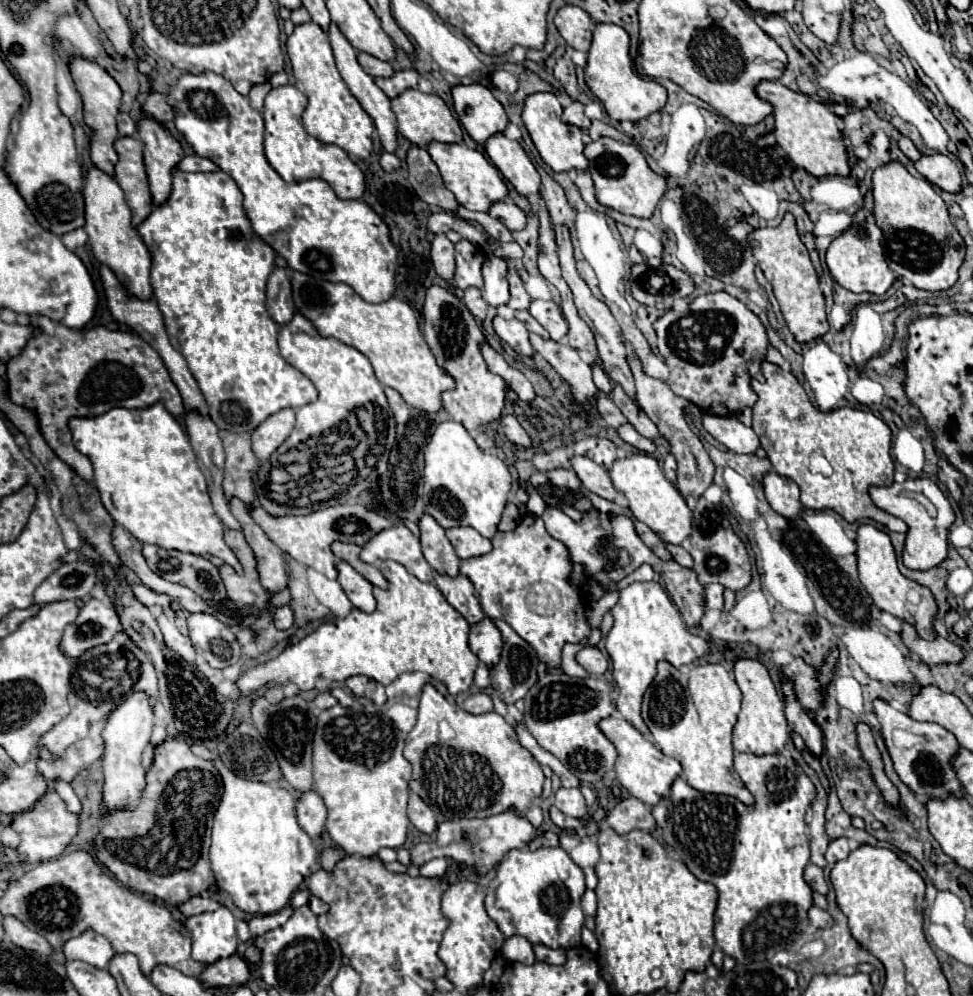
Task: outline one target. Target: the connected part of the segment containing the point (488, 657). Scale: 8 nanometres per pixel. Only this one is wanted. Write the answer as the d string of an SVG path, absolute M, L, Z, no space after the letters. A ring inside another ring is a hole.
M483 619L481 623L471 627L469 633L469 647L475 653L475 657L479 657L481 663L485 663L487 667L495 667L499 663L501 657L501 633L499 629L493 625L491 619Z

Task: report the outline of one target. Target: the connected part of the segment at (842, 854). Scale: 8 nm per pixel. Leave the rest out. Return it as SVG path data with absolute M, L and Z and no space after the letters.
M841 837L841 839L835 839L835 841L829 843L829 849L825 853L825 859L827 859L829 865L835 865L837 861L845 859L849 855L849 851L851 851L849 849L849 841L845 837Z

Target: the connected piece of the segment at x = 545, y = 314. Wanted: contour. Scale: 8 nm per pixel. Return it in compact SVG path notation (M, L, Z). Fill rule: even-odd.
M533 301L529 313L549 331L553 341L561 341L567 335L567 321L561 315L561 309L553 301Z

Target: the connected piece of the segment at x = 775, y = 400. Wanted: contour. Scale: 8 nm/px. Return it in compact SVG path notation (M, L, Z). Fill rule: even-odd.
M769 361L761 363L761 373L765 375L765 383L759 383L755 379L751 381L753 391L759 397L757 403L753 405L753 431L757 433L757 437L761 441L761 447L767 451L767 459L771 461L773 471L783 475L783 477L793 479L799 485L801 505L805 509L813 509L813 511L833 509L835 513L839 513L849 523L859 521L859 519L873 519L877 523L885 525L889 531L905 533L907 525L899 517L893 517L893 515L881 511L879 507L875 507L875 503L871 501L871 497L867 493L867 489L871 485L891 485L893 483L893 459L891 459L891 453L889 453L893 435L891 435L891 429L885 425L885 421L875 417L871 411L851 409L851 407L823 413L823 411L813 407L813 403L809 401L803 385L793 377L793 373L783 371L781 367L777 367ZM811 453L821 453L831 463L831 467L833 467L831 477L815 475L815 469L811 467L811 463L807 463Z

